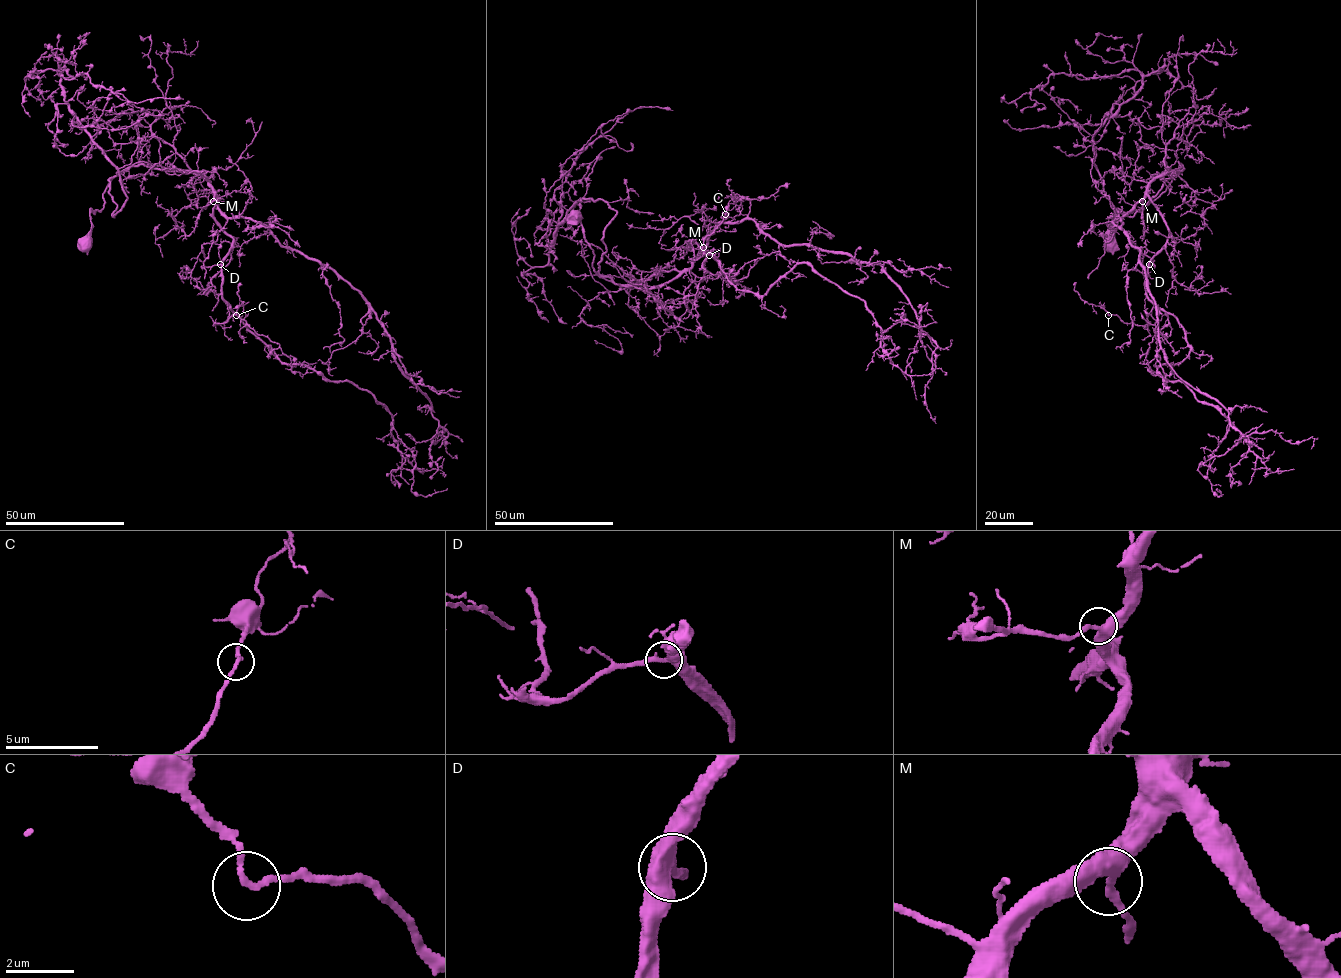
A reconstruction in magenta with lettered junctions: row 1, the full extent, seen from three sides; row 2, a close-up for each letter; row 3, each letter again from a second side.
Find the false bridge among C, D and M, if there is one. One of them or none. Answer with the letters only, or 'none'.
none

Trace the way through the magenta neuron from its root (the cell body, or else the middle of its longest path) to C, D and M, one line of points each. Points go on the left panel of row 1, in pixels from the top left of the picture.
C: (85, 242), (90, 210), (122, 171), (200, 173), (232, 239), (229, 316), (213, 325), (236, 315)
D: (85, 242), (90, 210), (103, 207), (122, 171), (188, 171), (211, 185), (214, 218), (232, 239), (220, 264)
M: (85, 242), (90, 210), (103, 207), (108, 183), (131, 166), (200, 173), (211, 185), (213, 201)

